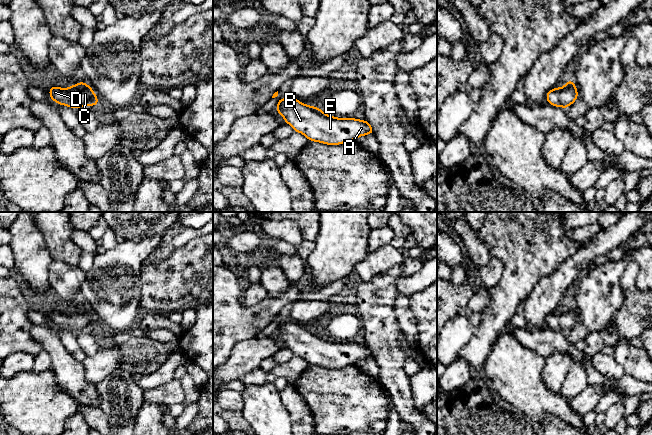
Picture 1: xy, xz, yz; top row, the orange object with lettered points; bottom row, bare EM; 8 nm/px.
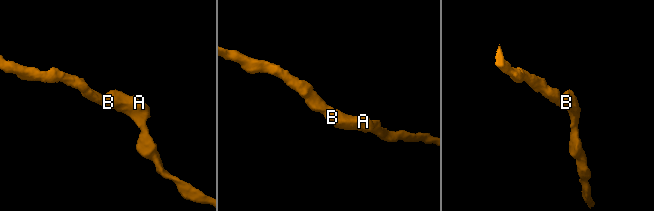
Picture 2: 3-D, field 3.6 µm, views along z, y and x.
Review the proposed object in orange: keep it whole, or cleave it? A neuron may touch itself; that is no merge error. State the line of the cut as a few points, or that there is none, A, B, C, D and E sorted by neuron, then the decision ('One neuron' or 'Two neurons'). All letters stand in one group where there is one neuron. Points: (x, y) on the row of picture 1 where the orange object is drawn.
No split. Groups: A B C D E. One neuron

